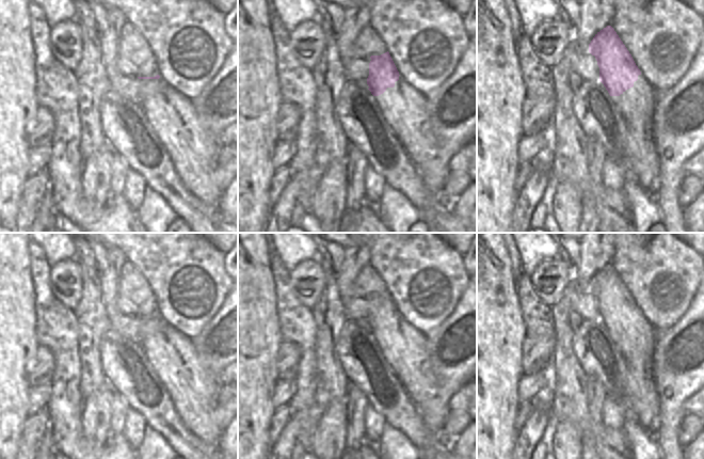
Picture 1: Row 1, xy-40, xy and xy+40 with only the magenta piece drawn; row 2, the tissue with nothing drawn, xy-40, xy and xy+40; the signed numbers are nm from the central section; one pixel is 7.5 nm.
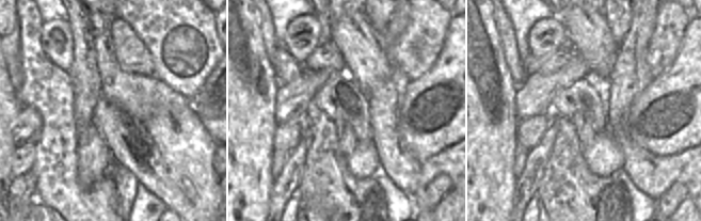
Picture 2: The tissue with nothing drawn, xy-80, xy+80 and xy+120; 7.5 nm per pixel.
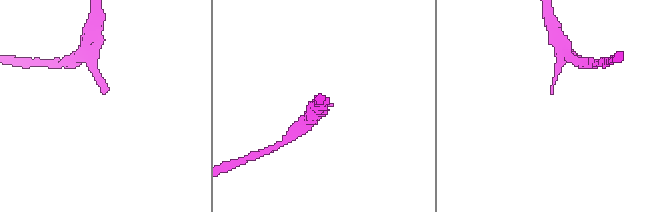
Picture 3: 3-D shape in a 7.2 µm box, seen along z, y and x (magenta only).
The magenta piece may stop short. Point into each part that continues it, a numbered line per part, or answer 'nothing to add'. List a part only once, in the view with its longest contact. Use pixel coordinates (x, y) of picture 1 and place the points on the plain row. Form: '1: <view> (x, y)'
1: xy+40 (637, 343)

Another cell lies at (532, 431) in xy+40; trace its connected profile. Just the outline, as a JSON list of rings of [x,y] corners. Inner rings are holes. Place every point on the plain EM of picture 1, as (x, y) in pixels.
[[[539,401],[533,406],[531,415],[518,431],[512,459],[531,459],[535,445],[544,437],[551,413],[553,403],[549,401]]]

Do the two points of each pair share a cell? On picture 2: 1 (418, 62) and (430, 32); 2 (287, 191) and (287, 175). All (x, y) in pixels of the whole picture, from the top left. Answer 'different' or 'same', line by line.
1: same
2: same

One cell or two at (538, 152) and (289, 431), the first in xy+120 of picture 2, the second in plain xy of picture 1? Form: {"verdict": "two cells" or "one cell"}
{"verdict": "one cell"}

